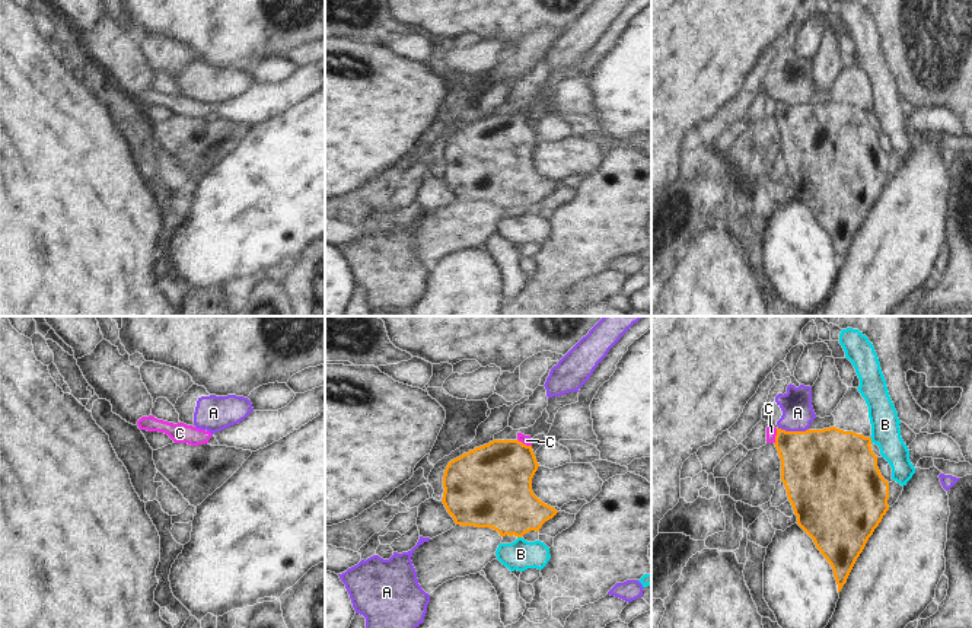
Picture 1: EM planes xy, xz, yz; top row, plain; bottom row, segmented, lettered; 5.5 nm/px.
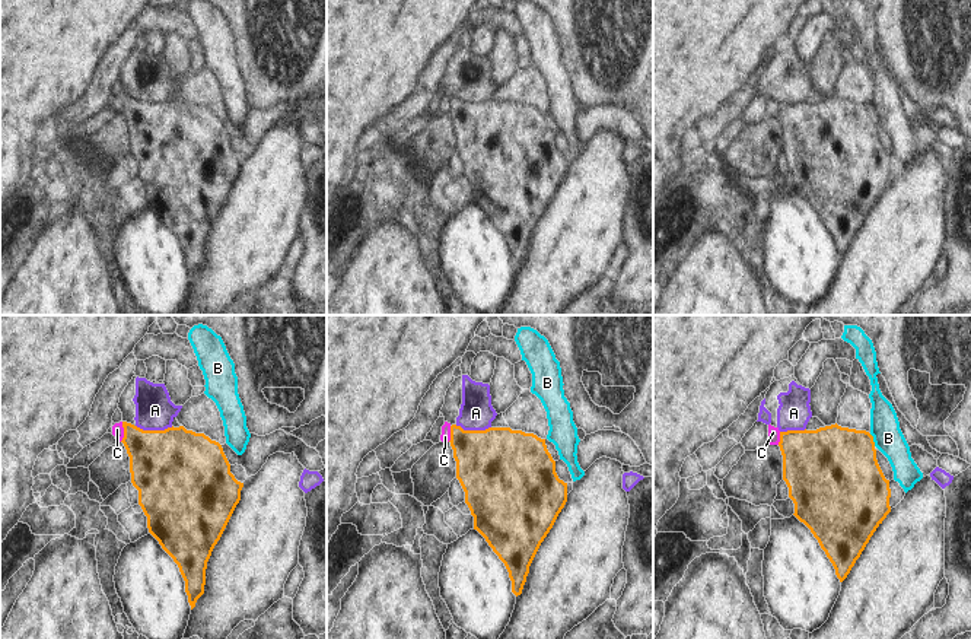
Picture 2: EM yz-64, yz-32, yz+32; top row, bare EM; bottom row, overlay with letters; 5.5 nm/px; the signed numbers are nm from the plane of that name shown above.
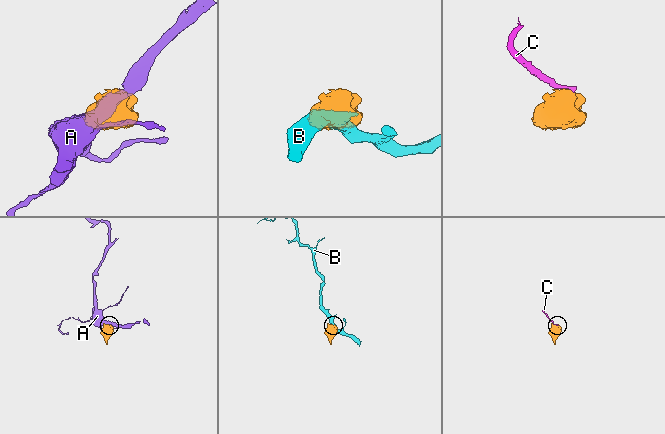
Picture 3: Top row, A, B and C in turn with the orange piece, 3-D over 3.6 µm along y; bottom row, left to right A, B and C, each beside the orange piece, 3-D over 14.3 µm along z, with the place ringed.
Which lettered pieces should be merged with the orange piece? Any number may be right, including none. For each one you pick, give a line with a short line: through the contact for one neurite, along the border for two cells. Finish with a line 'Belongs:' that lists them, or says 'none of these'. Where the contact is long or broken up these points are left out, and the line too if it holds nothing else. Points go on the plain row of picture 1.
Belongs: none of these

